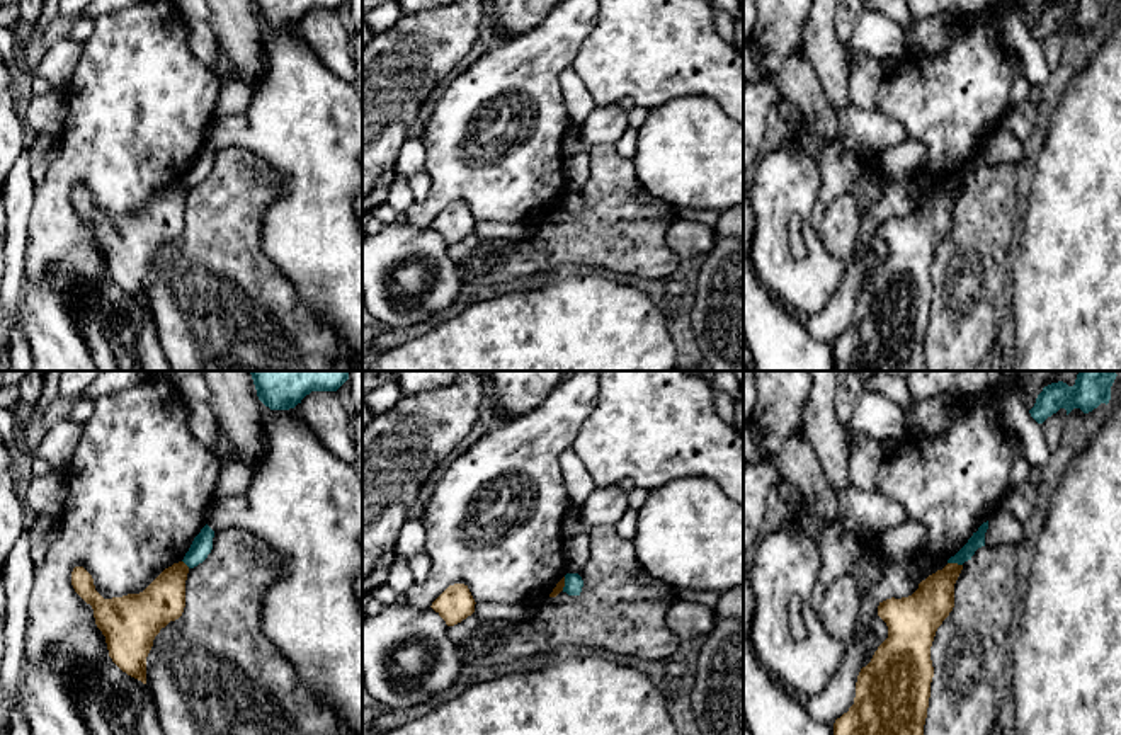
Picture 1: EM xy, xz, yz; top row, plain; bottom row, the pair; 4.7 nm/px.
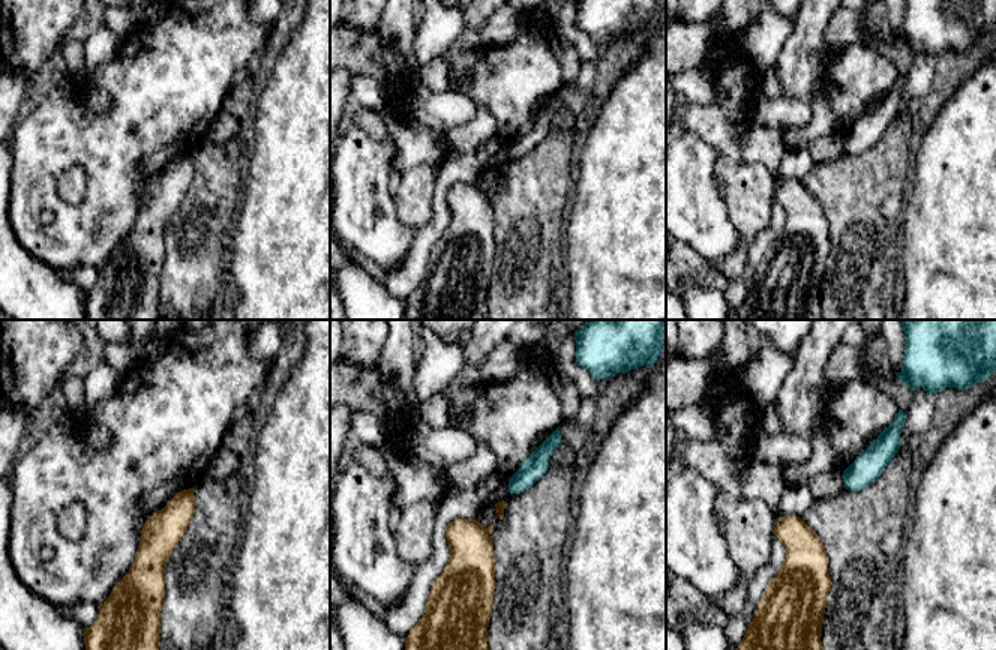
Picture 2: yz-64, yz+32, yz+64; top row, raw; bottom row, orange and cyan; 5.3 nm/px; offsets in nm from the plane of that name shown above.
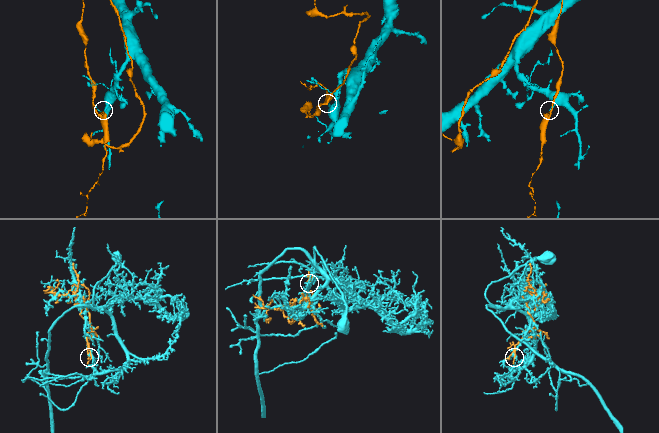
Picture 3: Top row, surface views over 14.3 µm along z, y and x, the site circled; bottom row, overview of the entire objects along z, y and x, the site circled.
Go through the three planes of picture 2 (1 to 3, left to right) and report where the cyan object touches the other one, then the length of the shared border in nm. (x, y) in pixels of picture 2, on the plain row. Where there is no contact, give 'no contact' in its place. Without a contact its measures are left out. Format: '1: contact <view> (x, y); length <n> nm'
1: no contact
2: no contact
3: no contact

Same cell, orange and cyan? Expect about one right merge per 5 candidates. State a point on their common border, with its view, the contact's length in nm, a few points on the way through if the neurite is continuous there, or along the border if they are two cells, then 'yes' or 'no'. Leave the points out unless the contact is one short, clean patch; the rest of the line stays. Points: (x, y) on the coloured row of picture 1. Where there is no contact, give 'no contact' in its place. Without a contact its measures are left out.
contact yz (955, 564); length 70 nm; border yz (948, 562), (961, 565); no

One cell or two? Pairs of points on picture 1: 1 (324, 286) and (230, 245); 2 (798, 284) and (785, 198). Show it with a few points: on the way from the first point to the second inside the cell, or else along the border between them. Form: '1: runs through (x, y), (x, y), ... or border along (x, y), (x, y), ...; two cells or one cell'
1: border along (262, 225), (262, 254), (291, 283), (296, 296); two cells
2: runs through (778, 262), (778, 220); one cell

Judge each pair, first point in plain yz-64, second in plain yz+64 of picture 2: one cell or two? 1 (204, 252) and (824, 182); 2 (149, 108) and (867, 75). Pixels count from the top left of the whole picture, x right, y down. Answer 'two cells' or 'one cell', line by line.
1: one cell
2: one cell

